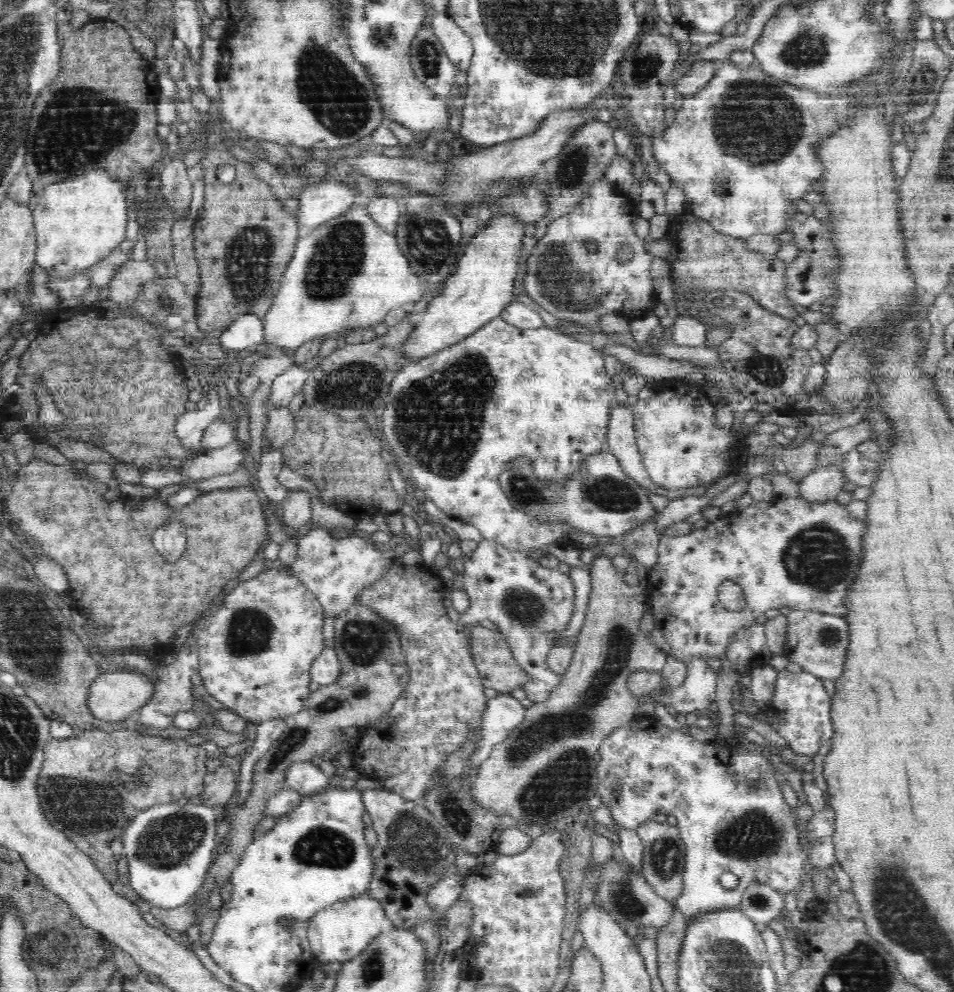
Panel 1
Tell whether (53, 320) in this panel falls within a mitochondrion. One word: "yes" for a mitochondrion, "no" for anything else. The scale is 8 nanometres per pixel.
no

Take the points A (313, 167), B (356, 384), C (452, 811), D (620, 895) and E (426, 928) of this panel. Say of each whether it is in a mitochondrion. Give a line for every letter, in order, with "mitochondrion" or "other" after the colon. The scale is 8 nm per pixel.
A: other
B: mitochondrion
C: mitochondrion
D: mitochondrion
E: other

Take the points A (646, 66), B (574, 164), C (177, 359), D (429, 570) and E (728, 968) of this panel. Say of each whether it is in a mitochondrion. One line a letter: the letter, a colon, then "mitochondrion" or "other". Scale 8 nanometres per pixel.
A: mitochondrion
B: mitochondrion
C: other
D: other
E: mitochondrion

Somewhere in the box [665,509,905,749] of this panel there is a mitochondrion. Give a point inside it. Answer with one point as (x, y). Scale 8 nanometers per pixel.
(819, 557)

